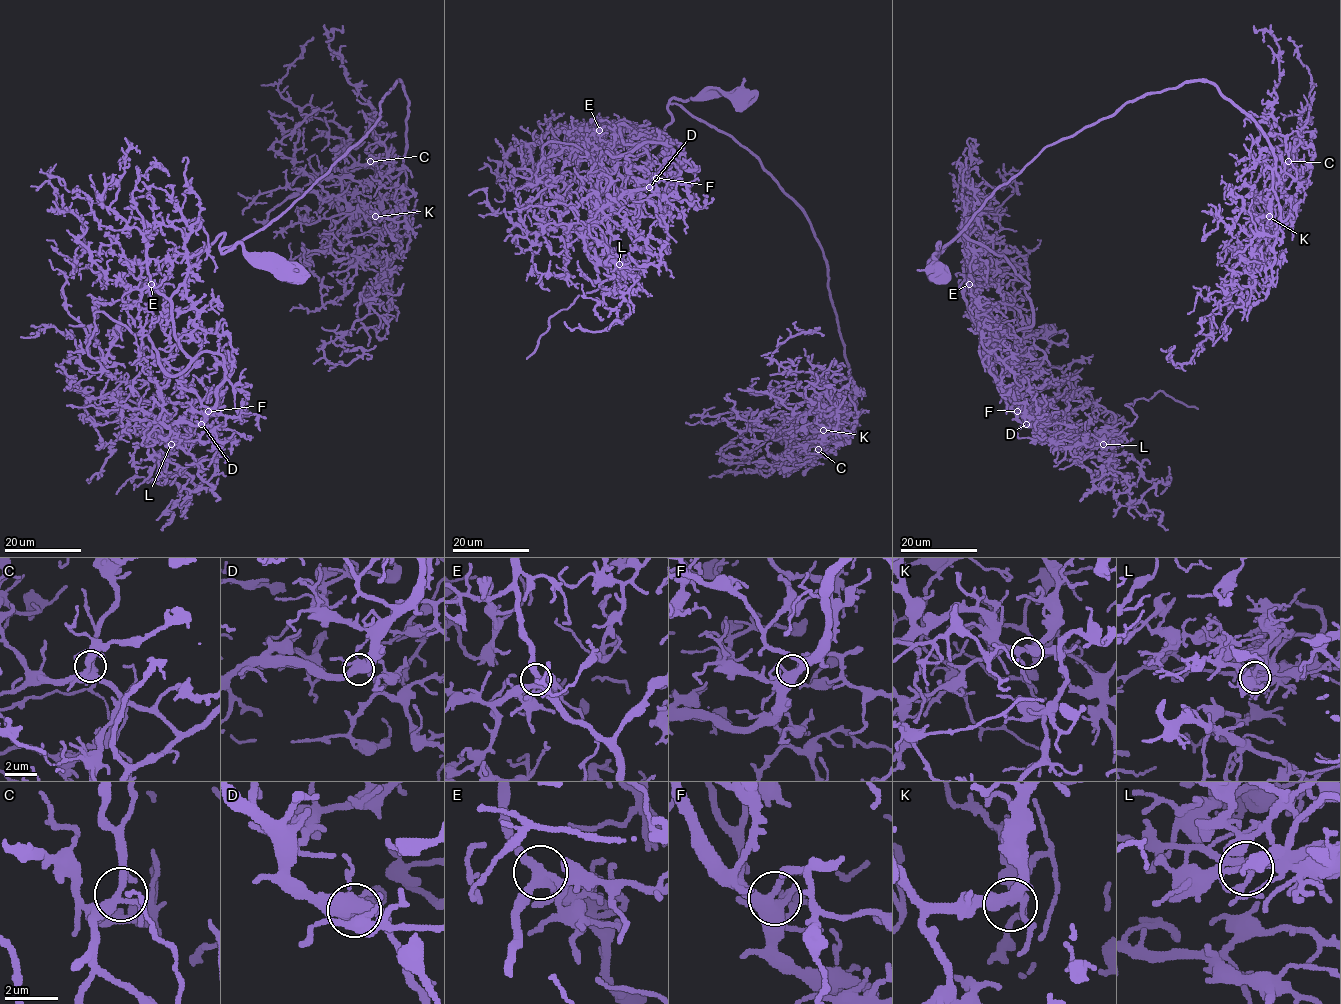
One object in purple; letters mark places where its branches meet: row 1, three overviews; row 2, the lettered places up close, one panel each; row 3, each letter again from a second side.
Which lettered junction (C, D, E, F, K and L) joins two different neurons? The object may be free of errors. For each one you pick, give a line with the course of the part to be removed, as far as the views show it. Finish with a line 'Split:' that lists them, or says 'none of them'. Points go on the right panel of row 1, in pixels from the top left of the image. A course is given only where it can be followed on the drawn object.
L: Course of the part to remove: (1104, 444), (1108, 446), (1114, 434), (1137, 418), (1125, 405), (1137, 399), (1148, 400), (1163, 391), (1197, 409)
Split: L

